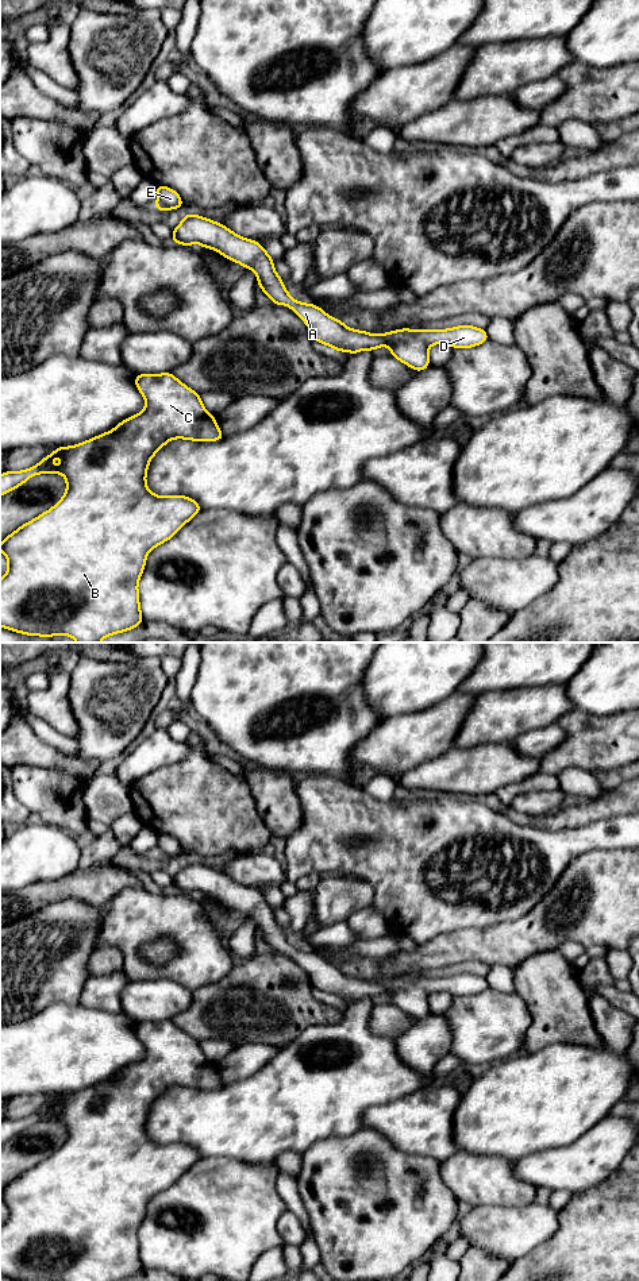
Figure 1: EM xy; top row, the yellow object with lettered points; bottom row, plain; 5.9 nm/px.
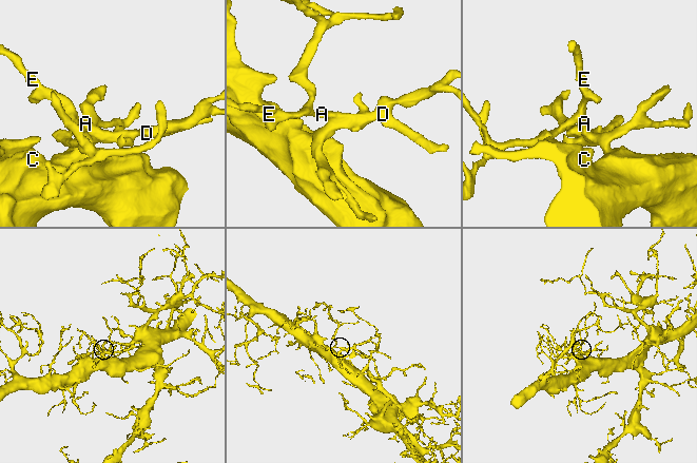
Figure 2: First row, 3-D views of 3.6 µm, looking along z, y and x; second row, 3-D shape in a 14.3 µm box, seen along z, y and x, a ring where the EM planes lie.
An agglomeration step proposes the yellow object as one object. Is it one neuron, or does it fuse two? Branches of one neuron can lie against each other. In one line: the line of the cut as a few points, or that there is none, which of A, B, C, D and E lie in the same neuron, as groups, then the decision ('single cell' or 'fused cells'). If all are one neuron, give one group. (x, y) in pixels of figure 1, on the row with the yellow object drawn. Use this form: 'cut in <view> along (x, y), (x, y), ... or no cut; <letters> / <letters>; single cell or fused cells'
no cut; A B C D E; single cell

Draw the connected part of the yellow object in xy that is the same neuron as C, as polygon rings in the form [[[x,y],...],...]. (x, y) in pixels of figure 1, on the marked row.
[[[172,373],[163,374],[136,374],[136,389],[145,397],[145,410],[126,418],[118,424],[112,431],[101,433],[84,443],[70,447],[57,447],[49,456],[45,456],[36,466],[23,471],[5,471],[0,475],[0,497],[11,490],[22,486],[28,478],[38,474],[62,474],[66,479],[65,495],[47,512],[39,514],[36,518],[19,526],[15,532],[4,539],[0,549],[8,560],[8,571],[0,579],[0,626],[12,632],[28,634],[54,637],[55,634],[66,634],[77,643],[100,643],[104,637],[131,630],[143,622],[139,605],[138,582],[145,570],[146,557],[151,549],[172,539],[196,513],[203,508],[192,498],[184,495],[166,495],[159,497],[151,493],[146,485],[146,474],[151,458],[170,440],[185,439],[195,441],[216,441],[226,436],[216,425],[216,417],[209,414],[200,401],[200,394],[189,389],[178,381]]]

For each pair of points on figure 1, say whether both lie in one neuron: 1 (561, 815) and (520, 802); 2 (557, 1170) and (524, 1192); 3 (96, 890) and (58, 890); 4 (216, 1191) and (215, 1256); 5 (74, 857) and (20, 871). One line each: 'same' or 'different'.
1: different
2: different
3: same
4: same
5: same

